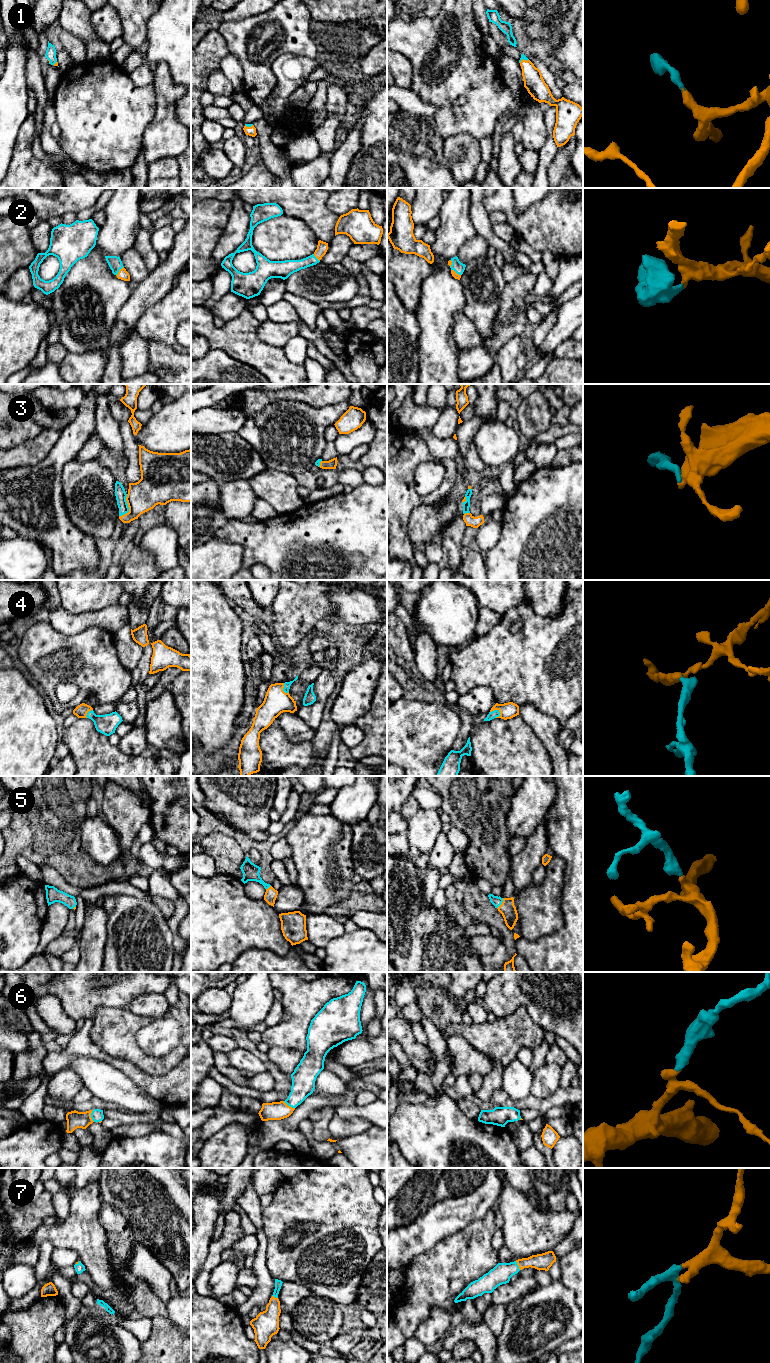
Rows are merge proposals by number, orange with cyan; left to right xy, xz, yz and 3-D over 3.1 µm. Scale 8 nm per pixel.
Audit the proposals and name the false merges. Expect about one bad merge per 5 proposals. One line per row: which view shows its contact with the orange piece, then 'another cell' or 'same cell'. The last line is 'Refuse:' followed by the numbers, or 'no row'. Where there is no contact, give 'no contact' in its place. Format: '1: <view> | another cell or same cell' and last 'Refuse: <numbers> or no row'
1: yz | same cell
2: xy | same cell
3: xy | same cell
4: yz | same cell
5: yz | same cell
6: xy | same cell
7: yz | same cell
Refuse: no row

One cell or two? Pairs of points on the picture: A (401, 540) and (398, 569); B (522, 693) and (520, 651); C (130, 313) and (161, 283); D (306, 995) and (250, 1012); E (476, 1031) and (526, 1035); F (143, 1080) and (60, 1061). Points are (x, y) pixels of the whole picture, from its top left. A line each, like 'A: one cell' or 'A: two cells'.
A: two cells
B: one cell
C: one cell
D: two cells
E: one cell
F: one cell

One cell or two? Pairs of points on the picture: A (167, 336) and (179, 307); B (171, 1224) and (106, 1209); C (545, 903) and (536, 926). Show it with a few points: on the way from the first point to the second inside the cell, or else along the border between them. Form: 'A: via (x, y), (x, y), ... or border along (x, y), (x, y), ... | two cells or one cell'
A: via (167, 329), (167, 319), (172, 314) | one cell
B: border along (103, 1202), (112, 1205), (123, 1215), (131, 1233) | two cells
C: via (544, 909), (544, 913), (537, 920) | one cell

